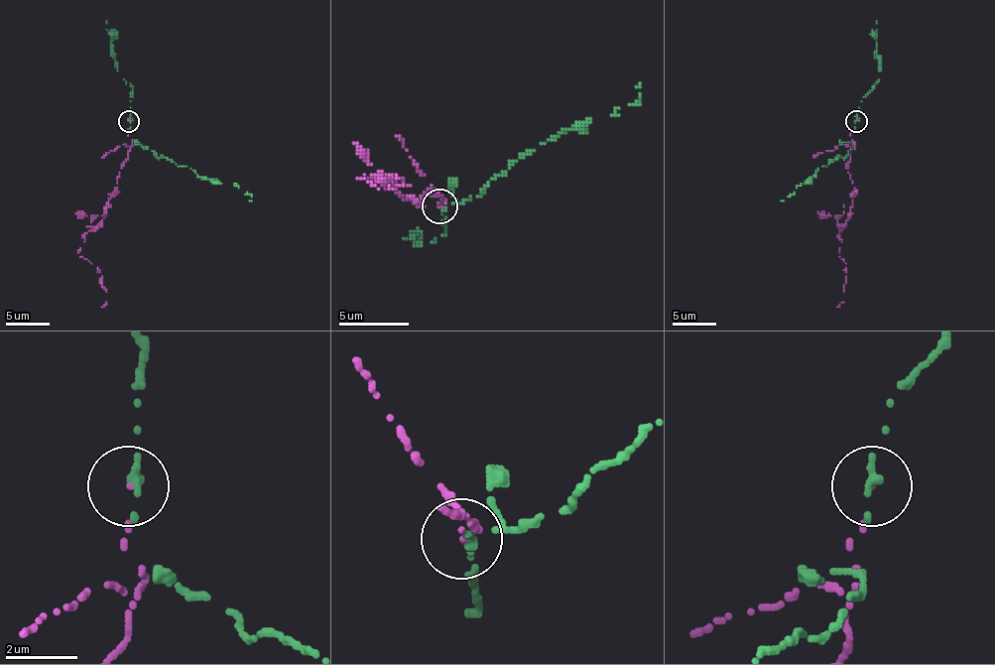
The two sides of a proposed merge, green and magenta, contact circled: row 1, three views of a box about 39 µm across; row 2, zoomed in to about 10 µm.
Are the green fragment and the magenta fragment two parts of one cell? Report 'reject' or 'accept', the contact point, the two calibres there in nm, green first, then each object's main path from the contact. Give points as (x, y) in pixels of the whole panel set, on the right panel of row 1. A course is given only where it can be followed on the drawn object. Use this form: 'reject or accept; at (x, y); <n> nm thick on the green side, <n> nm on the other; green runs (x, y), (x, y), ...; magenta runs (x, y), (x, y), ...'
reject; at (856, 121); 280 nm thick on the green side, 70 nm on the other; green runs (857, 120), (855, 142), (844, 157), (817, 168), (813, 177), (781, 200); magenta runs (857, 120), (850, 133), (848, 173), (855, 192), (850, 218), (839, 233), (846, 263), (844, 303), (837, 307)

